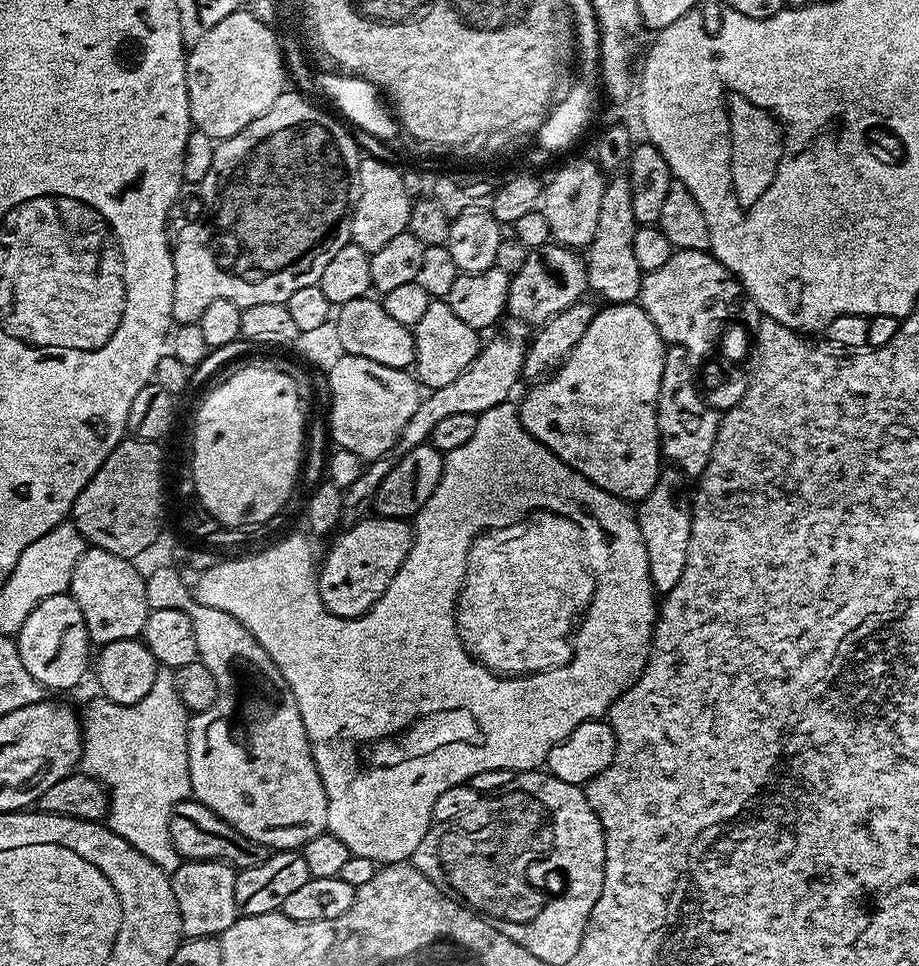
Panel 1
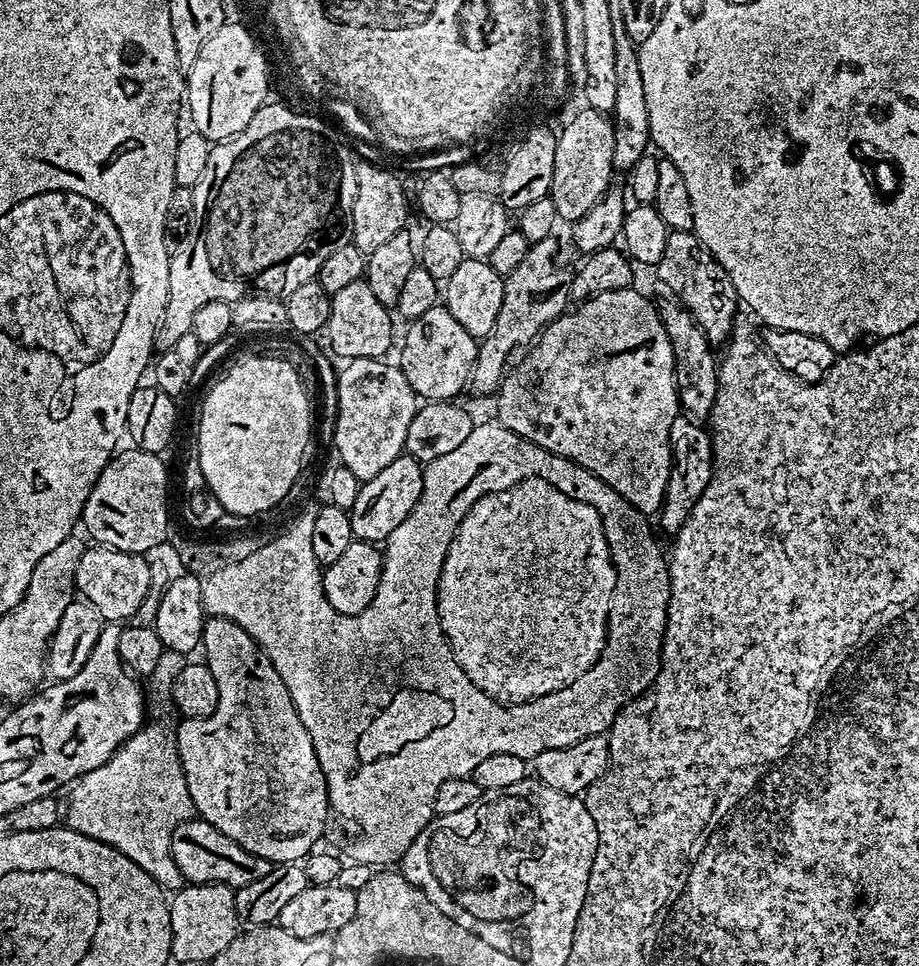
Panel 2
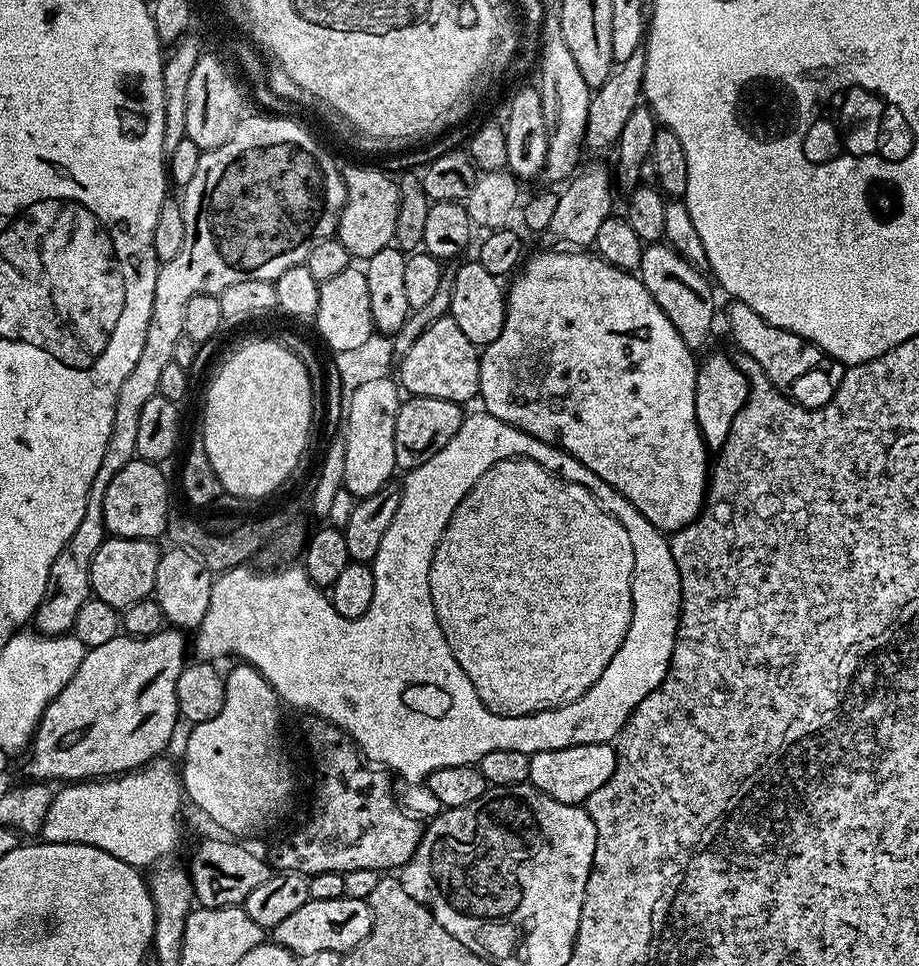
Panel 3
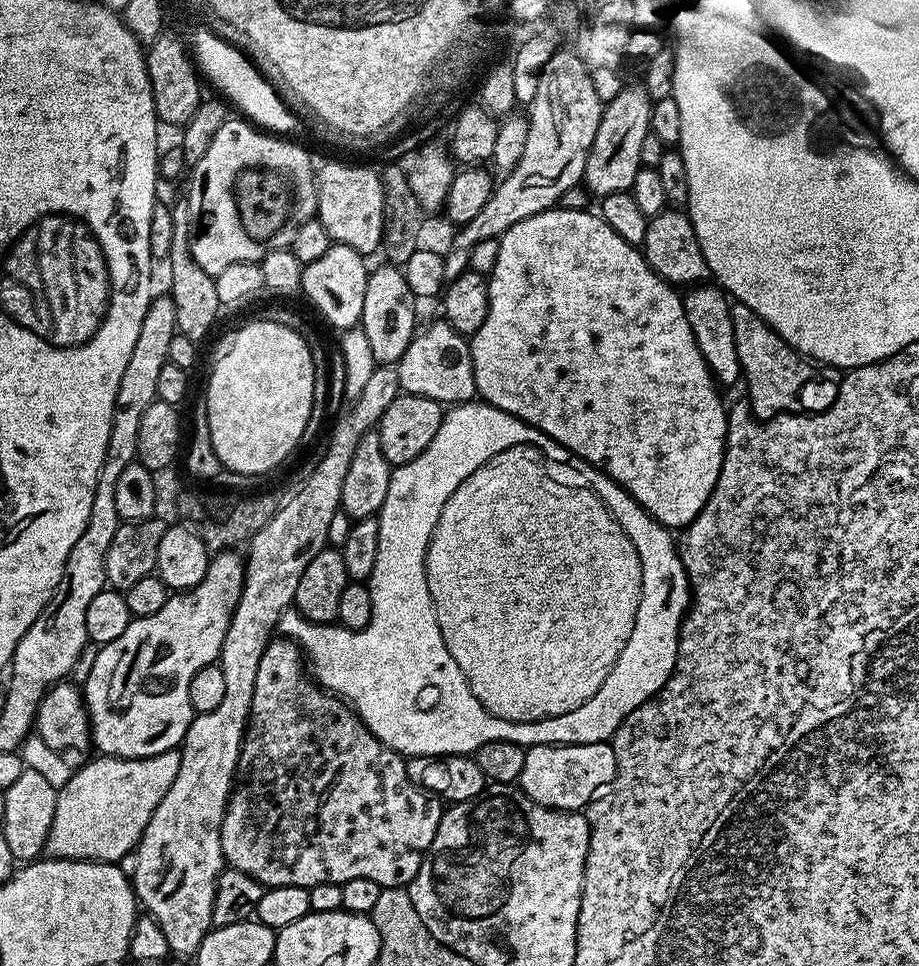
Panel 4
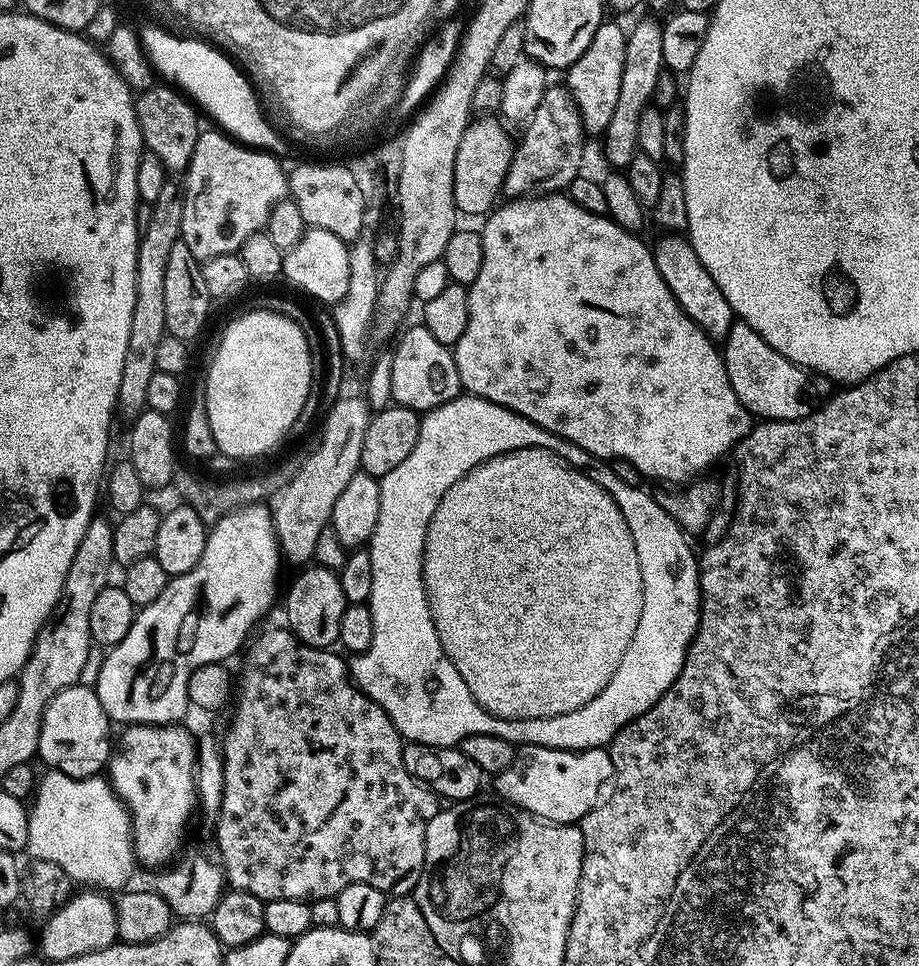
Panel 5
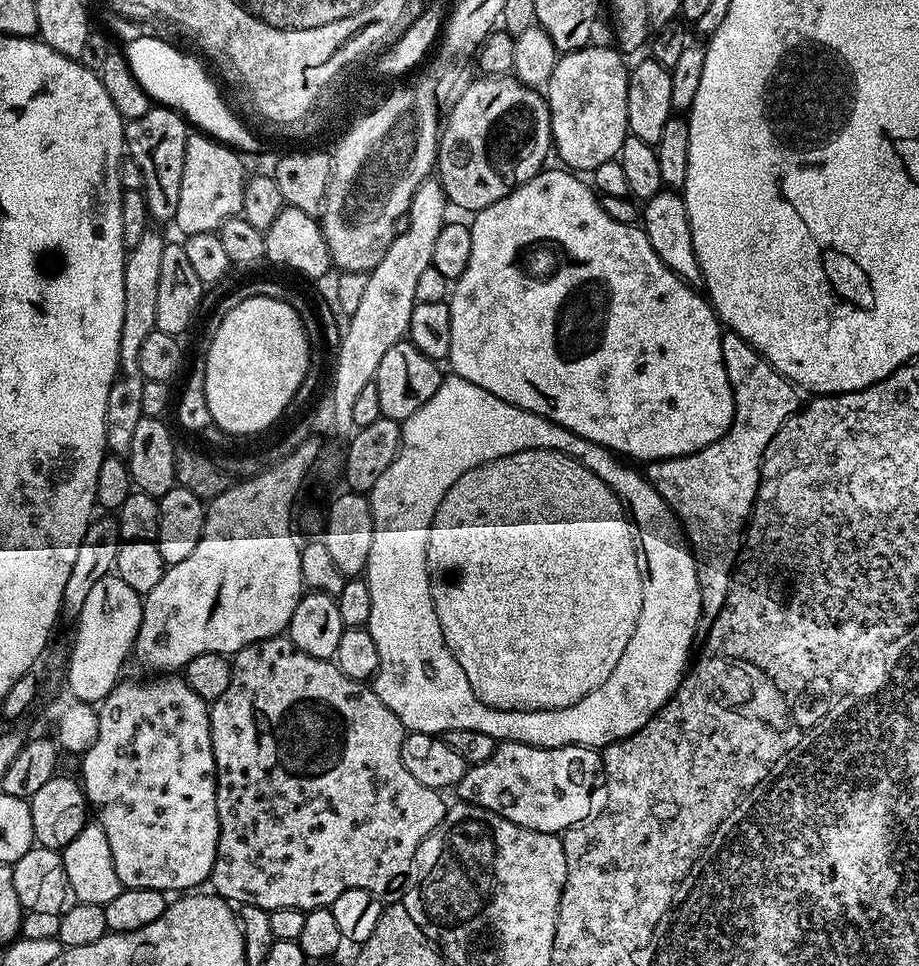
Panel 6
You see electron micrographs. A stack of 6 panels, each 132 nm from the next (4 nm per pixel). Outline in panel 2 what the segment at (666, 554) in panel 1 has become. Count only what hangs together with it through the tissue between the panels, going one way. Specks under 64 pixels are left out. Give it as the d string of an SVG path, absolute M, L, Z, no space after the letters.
M677 414L674 426L670 426L670 442L672 443L672 473L666 486L664 505L660 508L658 519L669 534L679 532L685 522L692 517L698 498L710 486L712 477L712 434L703 423L697 422L687 414Z

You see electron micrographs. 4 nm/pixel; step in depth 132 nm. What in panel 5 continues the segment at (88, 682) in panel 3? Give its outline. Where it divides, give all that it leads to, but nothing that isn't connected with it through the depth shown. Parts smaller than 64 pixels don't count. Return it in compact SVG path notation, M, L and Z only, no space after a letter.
M251 504L245 508L237 508L236 511L226 514L217 522L208 528L208 537L206 546L202 550L202 558L190 570L181 576L173 576L168 581L166 590L158 594L154 602L150 602L147 608L139 609L138 614L132 619L130 630L124 640L119 640L117 644L107 649L108 657L100 664L100 684L98 691L102 710L108 712L108 719L113 722L176 722L181 719L180 712L189 711L188 703L188 674L196 669L197 664L218 664L221 663L224 656L232 656L236 652L236 640L244 636L268 612L268 600L276 596L276 560L278 561L278 545L276 542L276 531L270 519L270 512L264 504Z

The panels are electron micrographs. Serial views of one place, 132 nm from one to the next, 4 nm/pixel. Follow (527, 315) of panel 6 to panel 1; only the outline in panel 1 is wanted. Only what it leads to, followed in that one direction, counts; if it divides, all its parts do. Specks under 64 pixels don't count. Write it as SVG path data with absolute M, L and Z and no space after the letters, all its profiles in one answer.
M609 303L604 306L601 312L599 309L593 315L590 326L586 326L586 334L582 334L578 346L574 346L574 350L570 350L570 354L560 363L559 368L547 378L533 383L529 387L532 389L525 394L524 401L519 401L518 415L522 426L539 444L549 448L563 464L570 466L575 472L585 476L594 486L606 490L612 496L617 496L619 500L625 502L645 500L652 493L654 486L660 481L662 475L662 469L660 469L662 453L660 450L660 435L656 425L656 403L658 402L658 386L662 382L662 362L664 361L665 347L664 339L658 334L654 322L650 322L650 318L641 310L639 303Z

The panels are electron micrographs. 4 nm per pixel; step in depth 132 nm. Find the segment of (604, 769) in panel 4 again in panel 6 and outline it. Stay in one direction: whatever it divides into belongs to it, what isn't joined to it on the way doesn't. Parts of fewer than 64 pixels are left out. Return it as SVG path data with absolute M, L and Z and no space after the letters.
M506 740L497 743L494 754L490 754L490 758L486 758L486 762L478 762L469 767L458 785L458 793L459 792L459 799L463 801L463 803L482 806L486 810L490 810L494 814L498 814L502 818L514 822L518 826L529 828L535 832L563 834L567 828L577 827L583 824L585 820L592 819L593 815L603 808L606 798L608 797L608 786L604 779L604 762L601 753L595 748L584 748L580 744L571 744L570 746L562 746L561 748L535 748L529 744L519 744L513 740Z

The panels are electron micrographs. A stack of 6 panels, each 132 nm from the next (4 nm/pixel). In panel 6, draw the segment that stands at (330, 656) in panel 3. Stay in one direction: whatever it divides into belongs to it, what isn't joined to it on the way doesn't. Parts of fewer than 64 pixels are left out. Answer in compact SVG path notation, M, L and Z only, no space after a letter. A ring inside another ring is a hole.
M455 374L445 375L434 398L430 398L426 406L414 410L410 418L402 421L398 454L394 462L390 462L386 474L378 478L370 493L372 521L376 529L374 546L370 546L366 579L370 586L370 622L367 630L374 638L374 646L378 646L380 659L374 677L374 691L380 701L402 722L404 729L408 732L425 732L431 736L450 730L478 730L478 734L490 734L490 738L497 742L513 740L535 748L561 748L580 744L584 748L603 750L609 744L624 740L642 730L642 726L646 726L646 722L650 722L656 711L676 693L676 687L684 679L689 667L688 651L694 645L696 624L700 621L696 563L684 534L676 523L676 515L668 509L662 494L658 494L658 490L650 486L647 478L637 469L635 472L631 466L633 467L631 463L625 462L609 448L566 430L566 426L558 426L538 414L530 414L530 410L508 404L502 398L482 390L482 386L474 386L474 382L466 382L466 378ZM522 450L565 452L567 456L572 456L582 466L586 466L586 470L598 474L598 478L602 478L606 486L610 486L631 519L632 531L636 537L636 557L642 574L642 610L638 614L638 626L634 626L634 634L630 642L626 642L626 650L622 650L618 666L614 666L610 678L606 678L606 682L602 682L598 690L586 694L586 698L582 698L574 706L554 710L498 710L486 706L474 694L474 690L470 690L470 682L466 682L462 666L458 666L454 654L444 641L442 626L438 622L438 614L434 610L430 594L426 566L430 526L446 490L450 490L450 486L454 486L454 482L458 482L462 474L486 462L518 454Z

